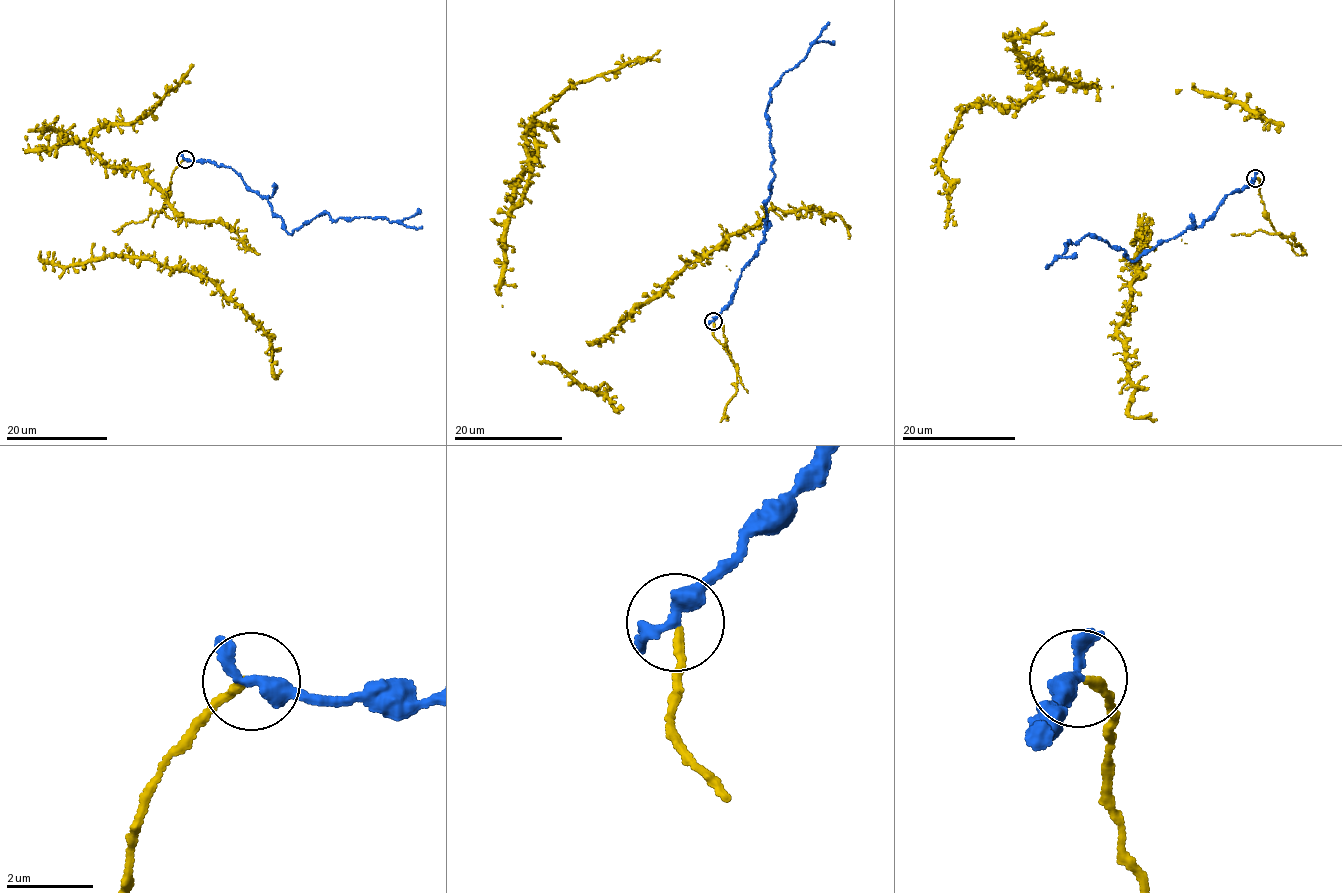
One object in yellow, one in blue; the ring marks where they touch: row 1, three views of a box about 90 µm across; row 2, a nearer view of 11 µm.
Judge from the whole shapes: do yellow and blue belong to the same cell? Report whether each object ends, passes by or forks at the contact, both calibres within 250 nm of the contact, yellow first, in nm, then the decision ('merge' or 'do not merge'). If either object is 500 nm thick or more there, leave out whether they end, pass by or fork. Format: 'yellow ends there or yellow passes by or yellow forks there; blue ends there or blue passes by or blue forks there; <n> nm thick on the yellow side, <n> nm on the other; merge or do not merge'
yellow ends there; blue passes by; 200 nm thick on the yellow side, 320 nm on the other; do not merge

